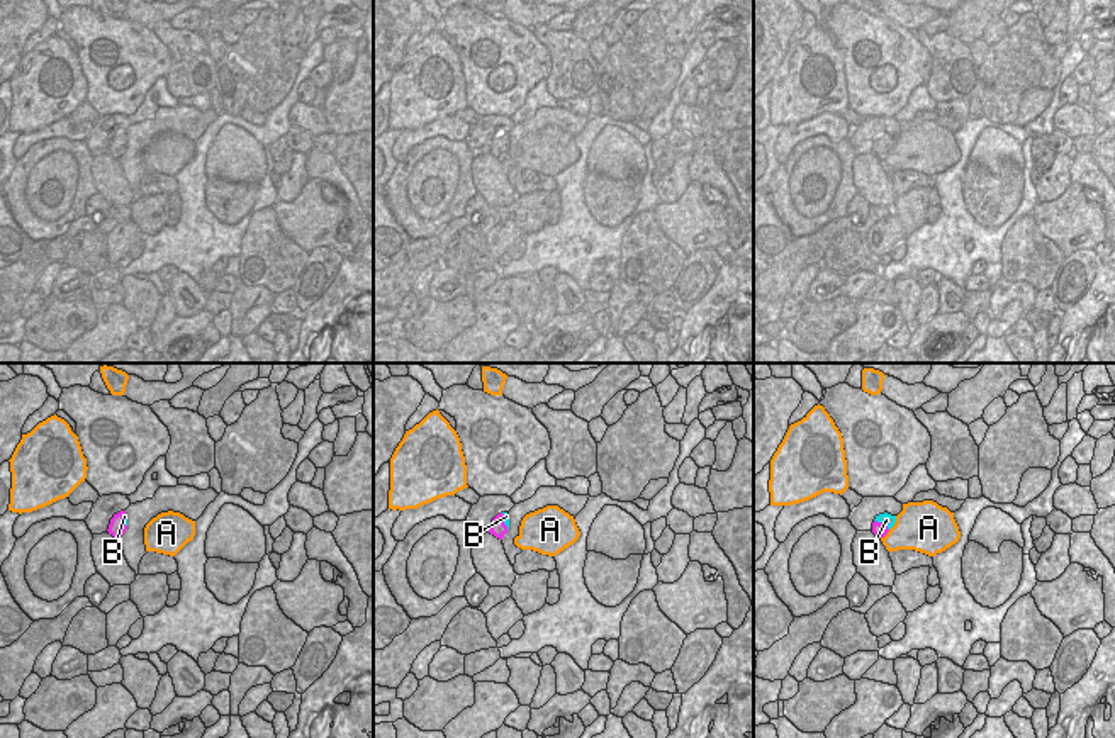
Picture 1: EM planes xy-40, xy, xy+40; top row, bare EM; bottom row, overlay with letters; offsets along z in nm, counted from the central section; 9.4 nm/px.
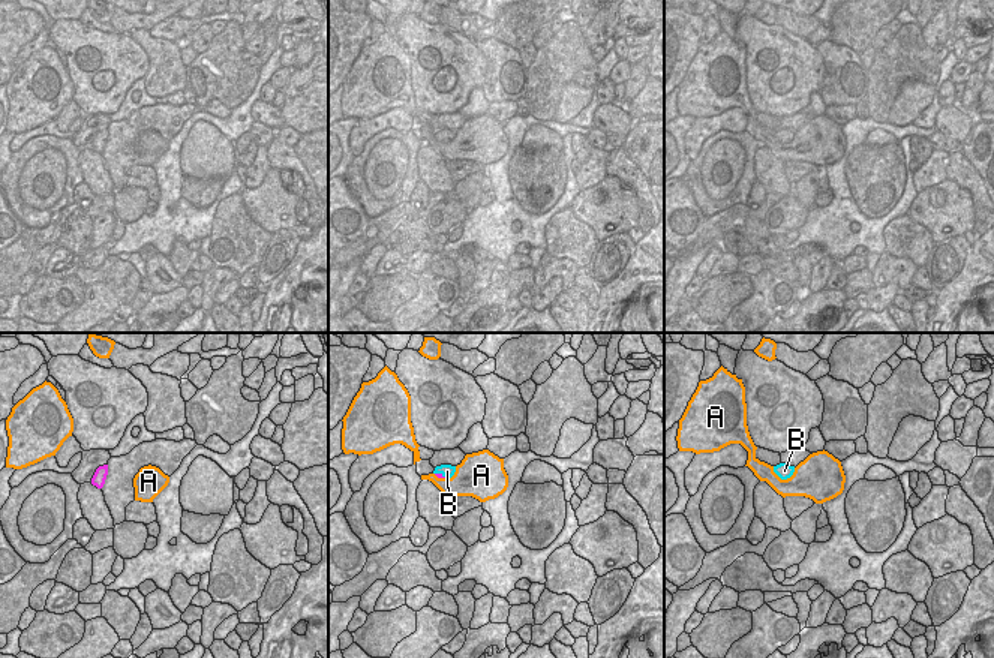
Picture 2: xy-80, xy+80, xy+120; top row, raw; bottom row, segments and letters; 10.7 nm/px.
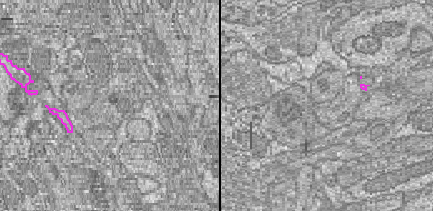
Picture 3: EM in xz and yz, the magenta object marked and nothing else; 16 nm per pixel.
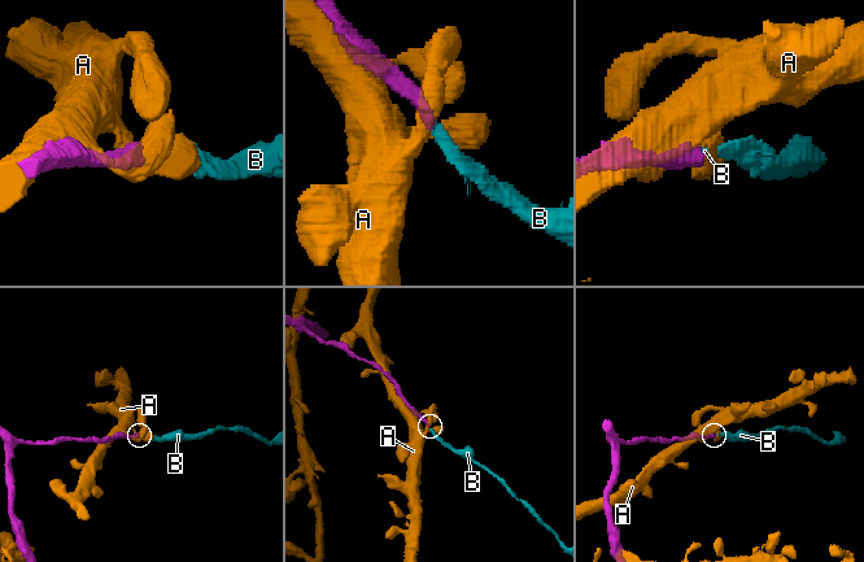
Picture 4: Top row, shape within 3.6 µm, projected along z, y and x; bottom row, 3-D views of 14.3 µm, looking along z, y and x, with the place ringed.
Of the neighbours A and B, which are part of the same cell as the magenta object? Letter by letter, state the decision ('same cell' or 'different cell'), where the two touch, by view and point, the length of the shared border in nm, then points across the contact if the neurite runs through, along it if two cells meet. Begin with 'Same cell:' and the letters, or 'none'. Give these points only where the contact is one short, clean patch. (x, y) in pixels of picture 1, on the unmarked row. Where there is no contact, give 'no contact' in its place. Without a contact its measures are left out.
Same cell: B
A: different cell | xy+40 (885, 155) | 130 nm
B: same cell | xy+40 (881, 143) | 180 nm | across xy+40 (878, 148), (881, 143), (886, 139)

